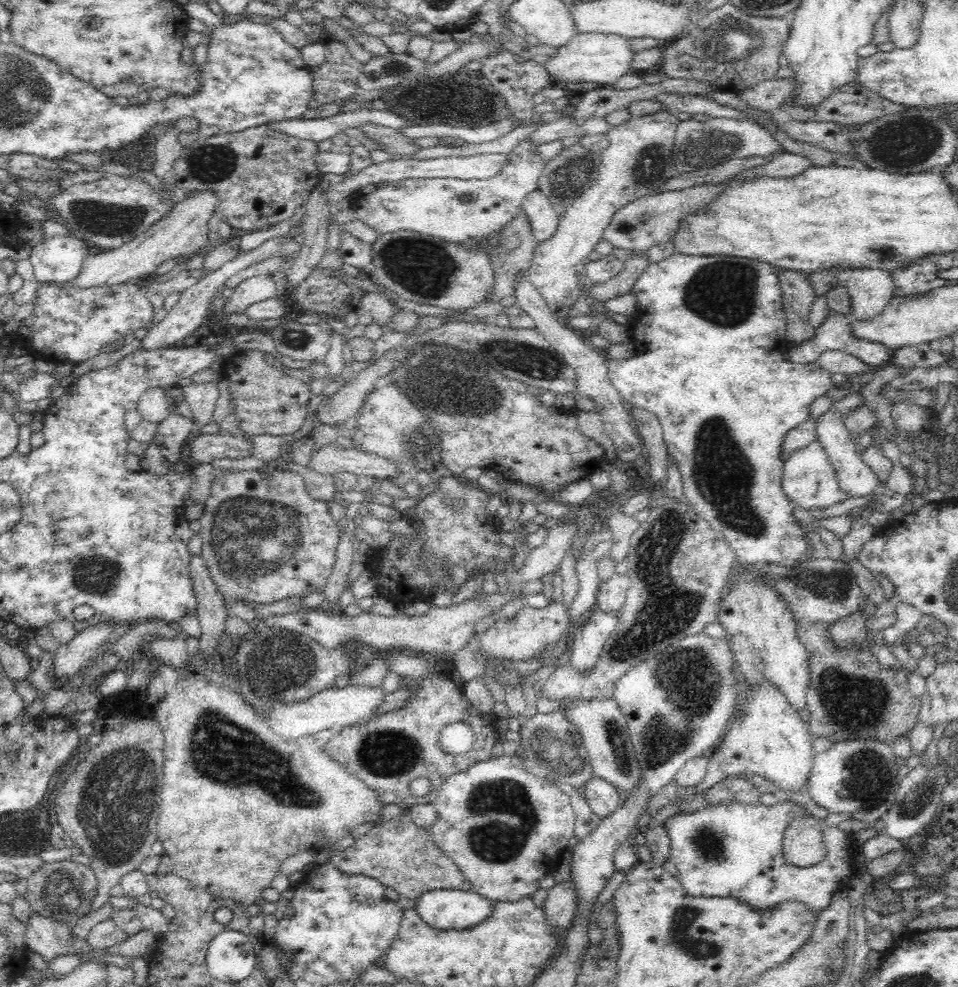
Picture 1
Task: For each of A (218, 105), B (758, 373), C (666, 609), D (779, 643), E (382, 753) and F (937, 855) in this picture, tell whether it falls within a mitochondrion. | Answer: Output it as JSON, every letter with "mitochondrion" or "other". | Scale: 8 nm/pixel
{"A":"other","B":"other","C":"mitochondrion","D":"other","E":"mitochondrion","F":"other"}

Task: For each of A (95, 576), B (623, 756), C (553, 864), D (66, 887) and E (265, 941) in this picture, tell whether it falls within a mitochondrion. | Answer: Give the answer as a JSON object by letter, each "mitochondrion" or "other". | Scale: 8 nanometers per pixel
{"A":"mitochondrion","B":"mitochondrion","C":"other","D":"mitochondrion","E":"other"}

